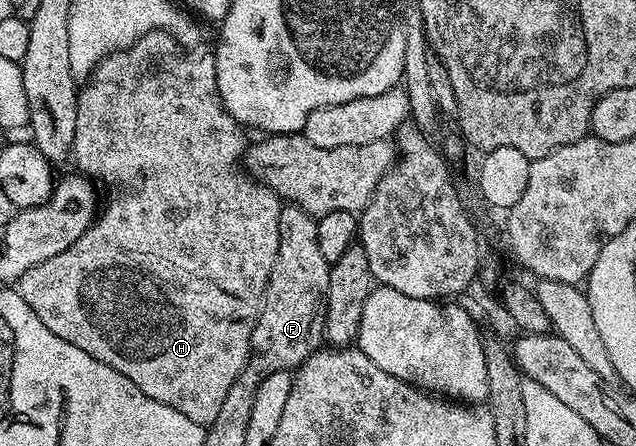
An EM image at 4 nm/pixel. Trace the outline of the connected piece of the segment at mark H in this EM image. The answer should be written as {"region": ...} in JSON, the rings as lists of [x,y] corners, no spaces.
{"region":[[[154,29],[136,39],[136,43],[127,49],[118,49],[108,54],[79,88],[72,161],[78,164],[79,174],[118,186],[111,191],[110,202],[107,205],[105,202],[88,231],[84,231],[84,235],[80,235],[80,239],[76,239],[68,251],[60,251],[60,255],[52,255],[52,259],[40,263],[32,271],[24,271],[22,278],[16,282],[16,288],[24,303],[36,311],[36,319],[40,319],[40,323],[44,323],[52,335],[60,335],[64,343],[72,343],[72,347],[88,351],[92,359],[108,363],[108,367],[132,379],[132,383],[136,383],[136,387],[140,387],[148,399],[176,407],[176,411],[180,411],[180,415],[188,415],[192,423],[209,427],[216,419],[224,399],[228,399],[232,383],[238,381],[238,377],[250,364],[250,336],[254,330],[254,321],[262,309],[262,296],[266,294],[266,284],[272,275],[272,263],[276,263],[276,251],[280,247],[280,211],[283,202],[263,181],[255,181],[244,168],[248,148],[247,130],[236,119],[232,119],[232,115],[228,115],[220,99],[213,52],[198,52],[202,51],[191,51],[179,45],[171,33]]]}

